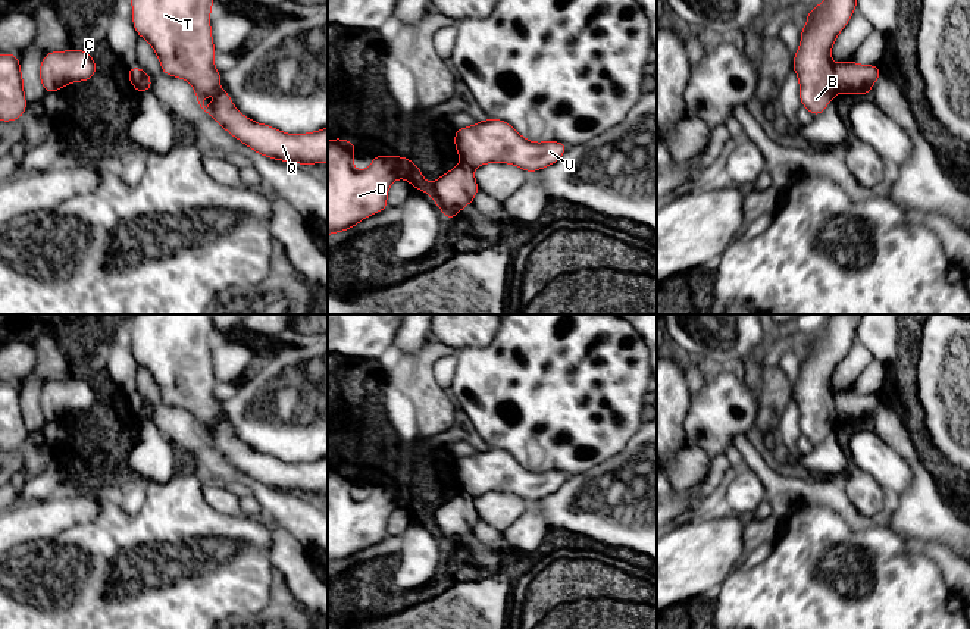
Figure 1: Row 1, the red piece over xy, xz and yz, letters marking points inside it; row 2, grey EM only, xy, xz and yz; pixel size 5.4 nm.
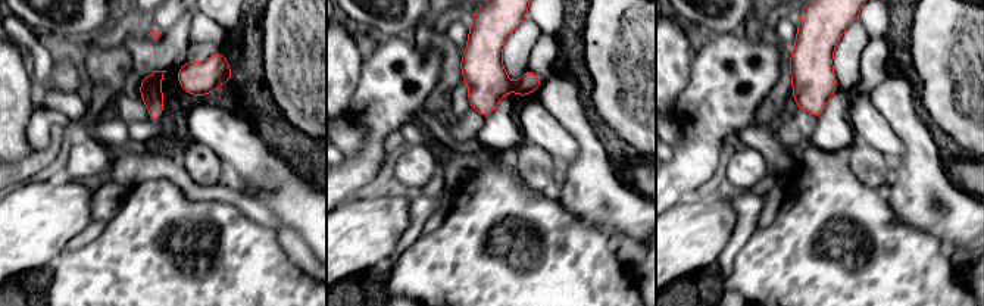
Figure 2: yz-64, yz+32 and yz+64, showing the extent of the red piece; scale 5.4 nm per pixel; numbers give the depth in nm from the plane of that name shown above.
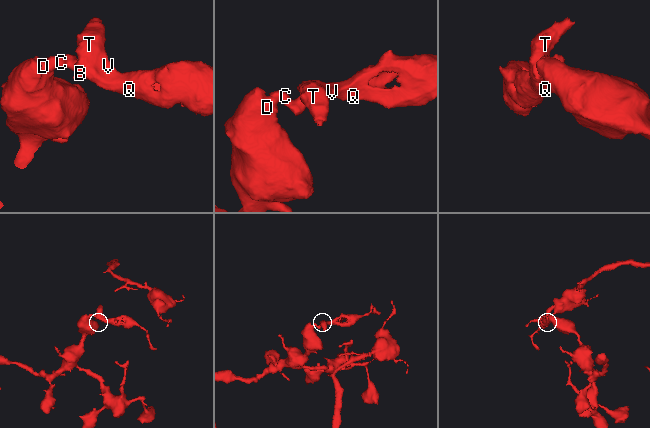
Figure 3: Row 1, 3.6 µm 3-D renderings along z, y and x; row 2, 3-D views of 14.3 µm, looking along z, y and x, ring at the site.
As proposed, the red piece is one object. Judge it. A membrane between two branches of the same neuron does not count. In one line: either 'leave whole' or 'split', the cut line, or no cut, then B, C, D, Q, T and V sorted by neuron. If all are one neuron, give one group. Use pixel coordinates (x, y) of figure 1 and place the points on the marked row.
split | yz (835, 65), (835, 78), (841, 91) | B Q T V / C D

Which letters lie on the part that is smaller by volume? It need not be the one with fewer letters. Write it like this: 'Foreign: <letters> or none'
Foreign: B, Q, T, V

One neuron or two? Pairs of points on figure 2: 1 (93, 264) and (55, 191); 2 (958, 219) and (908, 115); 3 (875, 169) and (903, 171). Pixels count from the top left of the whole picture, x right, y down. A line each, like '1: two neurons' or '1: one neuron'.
1: two neurons
2: one neuron
3: two neurons

